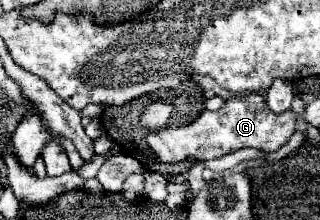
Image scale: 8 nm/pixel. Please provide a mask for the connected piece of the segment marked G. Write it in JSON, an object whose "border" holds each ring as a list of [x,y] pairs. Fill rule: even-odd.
{"border":[[[248,94],[248,96],[236,96],[228,100],[216,112],[204,110],[200,118],[188,126],[180,126],[180,128],[166,126],[160,130],[150,130],[146,140],[152,152],[166,164],[174,164],[182,160],[200,162],[200,160],[222,158],[240,148],[258,148],[264,152],[276,152],[292,136],[294,122],[296,122],[294,112],[288,110],[282,114],[274,114],[260,94]]]}

